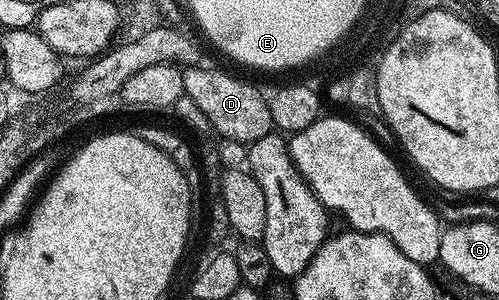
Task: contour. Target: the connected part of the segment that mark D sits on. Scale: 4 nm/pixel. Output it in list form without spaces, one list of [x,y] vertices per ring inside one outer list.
[[[189,66],[184,69],[185,95],[191,98],[191,102],[195,102],[195,106],[199,106],[199,110],[203,110],[209,119],[210,129],[214,133],[217,131],[218,137],[248,146],[274,131],[269,102],[264,95],[261,97],[263,92],[260,87],[254,86],[248,79],[240,80],[229,72],[201,67]]]

